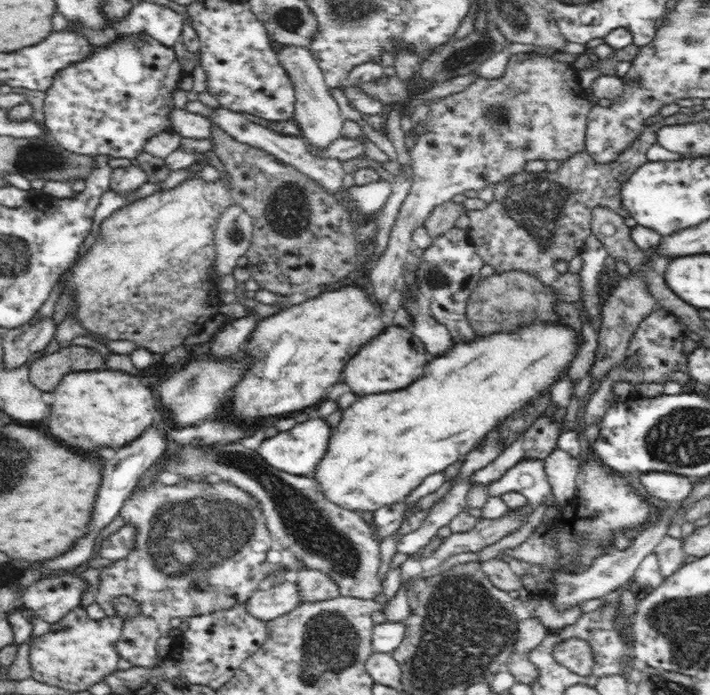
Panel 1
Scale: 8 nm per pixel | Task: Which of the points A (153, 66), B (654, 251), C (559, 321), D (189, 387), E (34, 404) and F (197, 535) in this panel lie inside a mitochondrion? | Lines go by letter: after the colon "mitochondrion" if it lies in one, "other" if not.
A: other
B: other
C: other
D: mitochondrion
E: other
F: mitochondrion

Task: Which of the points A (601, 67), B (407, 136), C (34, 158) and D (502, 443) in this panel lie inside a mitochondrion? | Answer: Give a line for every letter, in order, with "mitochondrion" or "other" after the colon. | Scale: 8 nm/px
A: other
B: other
C: mitochondrion
D: other

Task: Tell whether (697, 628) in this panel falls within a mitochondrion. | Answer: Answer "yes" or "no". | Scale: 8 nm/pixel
yes

